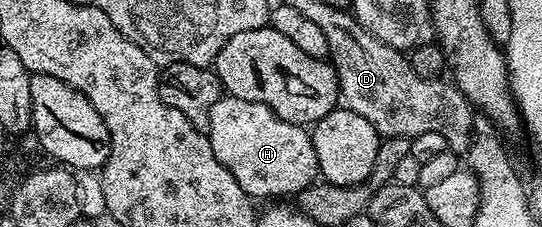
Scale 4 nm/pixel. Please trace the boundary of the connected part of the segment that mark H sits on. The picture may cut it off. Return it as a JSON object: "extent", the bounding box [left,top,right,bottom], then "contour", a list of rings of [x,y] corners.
{"extent":[206,96,317,199],"contour":[[[221,96],[210,111],[206,132],[218,163],[238,179],[238,187],[253,199],[291,198],[317,180],[316,152],[309,130],[276,117],[274,111],[262,103]]]}

